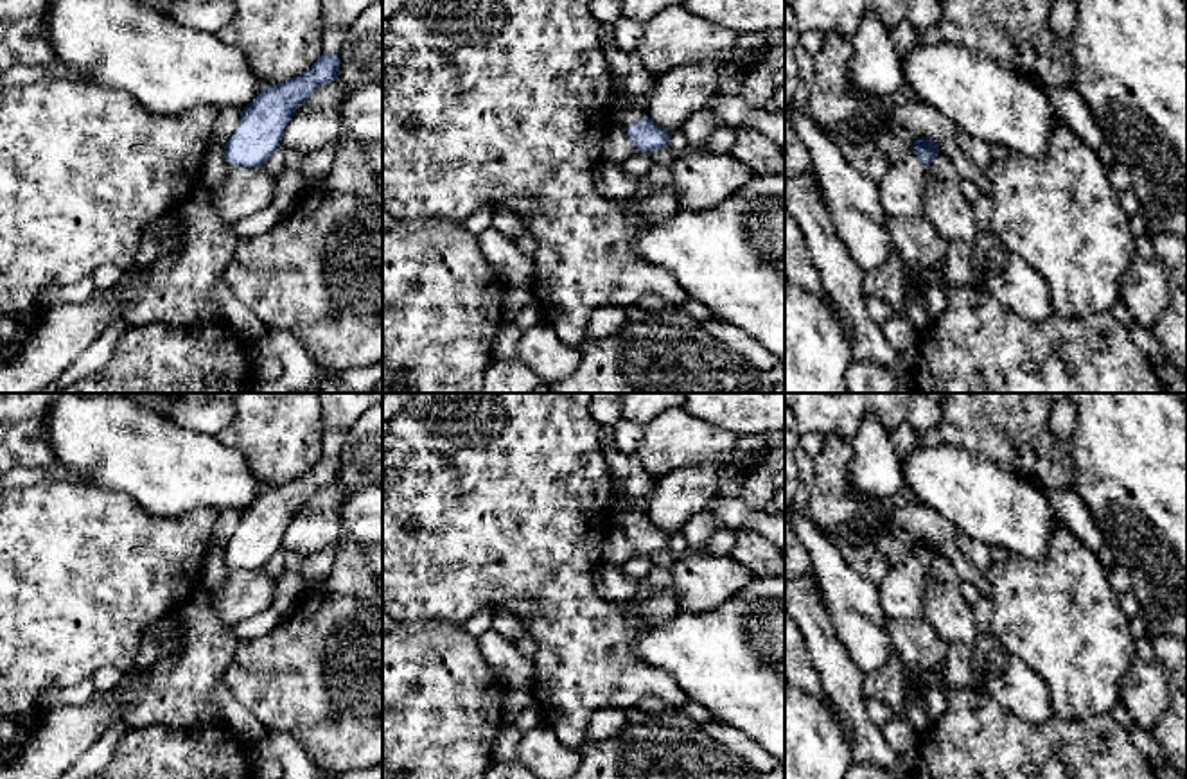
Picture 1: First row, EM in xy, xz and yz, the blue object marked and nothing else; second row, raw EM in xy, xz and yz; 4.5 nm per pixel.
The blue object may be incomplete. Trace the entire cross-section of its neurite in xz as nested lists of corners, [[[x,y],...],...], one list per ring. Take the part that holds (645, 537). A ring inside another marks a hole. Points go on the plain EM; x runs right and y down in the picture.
[[[618,494],[611,504],[611,526],[627,533],[629,542],[641,553],[652,556],[668,549],[670,537],[646,519],[648,497],[629,497]]]

